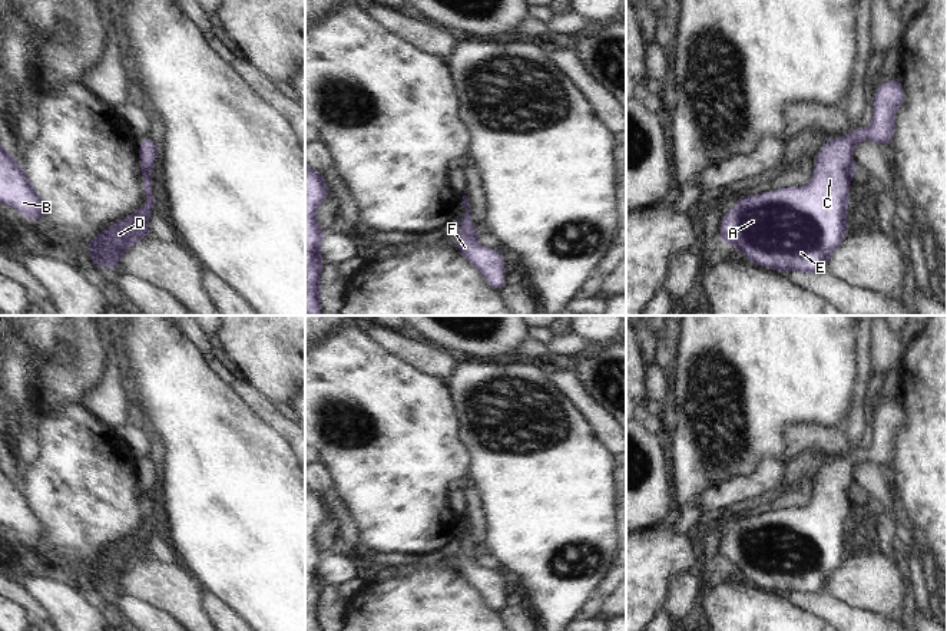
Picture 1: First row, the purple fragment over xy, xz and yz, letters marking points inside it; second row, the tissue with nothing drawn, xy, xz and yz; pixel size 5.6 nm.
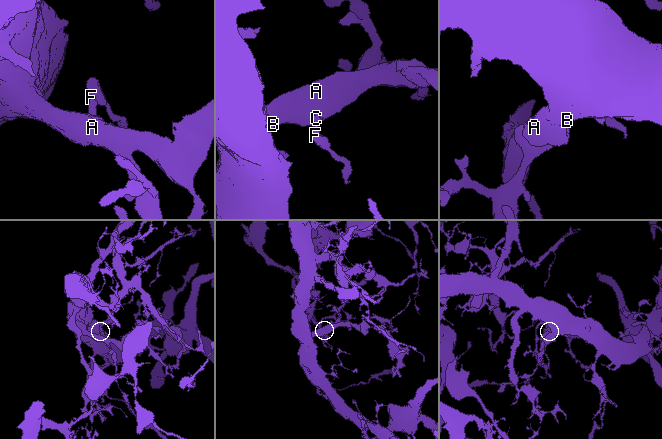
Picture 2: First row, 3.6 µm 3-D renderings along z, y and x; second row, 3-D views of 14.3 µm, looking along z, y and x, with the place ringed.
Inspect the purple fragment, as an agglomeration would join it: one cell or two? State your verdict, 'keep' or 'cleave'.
keep

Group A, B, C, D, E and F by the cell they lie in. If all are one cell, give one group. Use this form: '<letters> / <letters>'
A B C D E F

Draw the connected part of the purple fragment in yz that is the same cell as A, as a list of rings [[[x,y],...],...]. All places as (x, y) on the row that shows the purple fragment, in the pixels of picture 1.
[[[890,77],[874,93],[874,120],[868,129],[857,128],[847,136],[827,141],[814,159],[814,176],[805,186],[778,188],[756,195],[744,195],[722,215],[719,241],[739,248],[749,262],[784,272],[821,272],[847,237],[848,195],[855,176],[854,145],[861,141],[894,143],[894,123],[905,100],[903,83]]]

